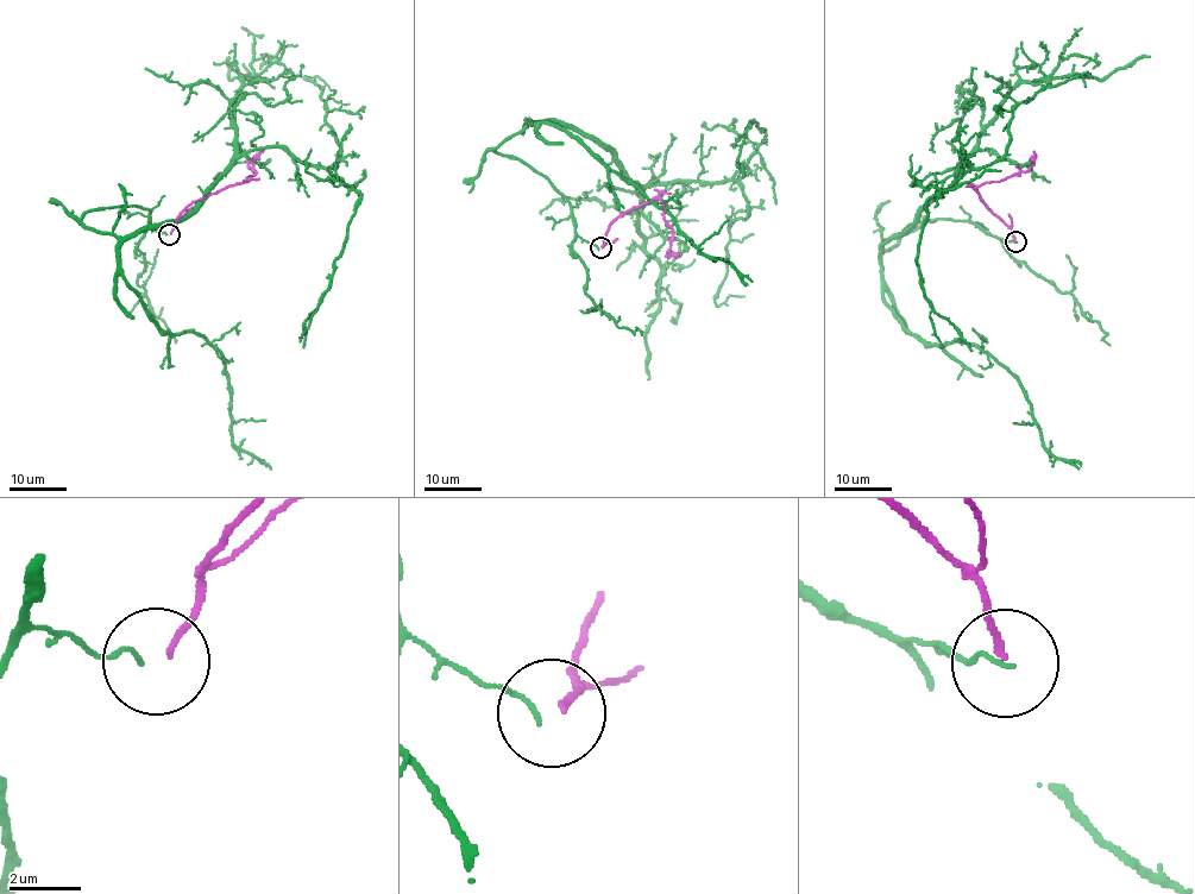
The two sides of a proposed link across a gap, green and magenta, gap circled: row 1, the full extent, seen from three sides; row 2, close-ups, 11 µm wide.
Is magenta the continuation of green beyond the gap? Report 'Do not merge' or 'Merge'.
Do not merge

